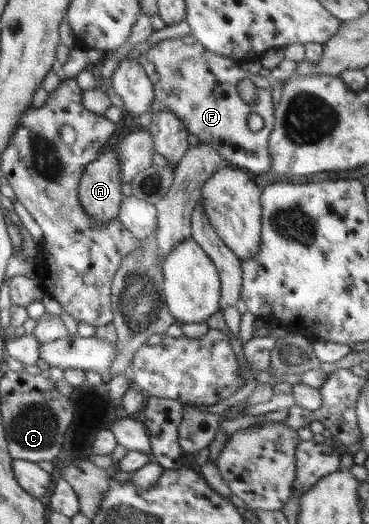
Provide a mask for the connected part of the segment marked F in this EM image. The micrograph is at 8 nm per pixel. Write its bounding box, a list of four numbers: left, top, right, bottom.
[136,34,275,175]

